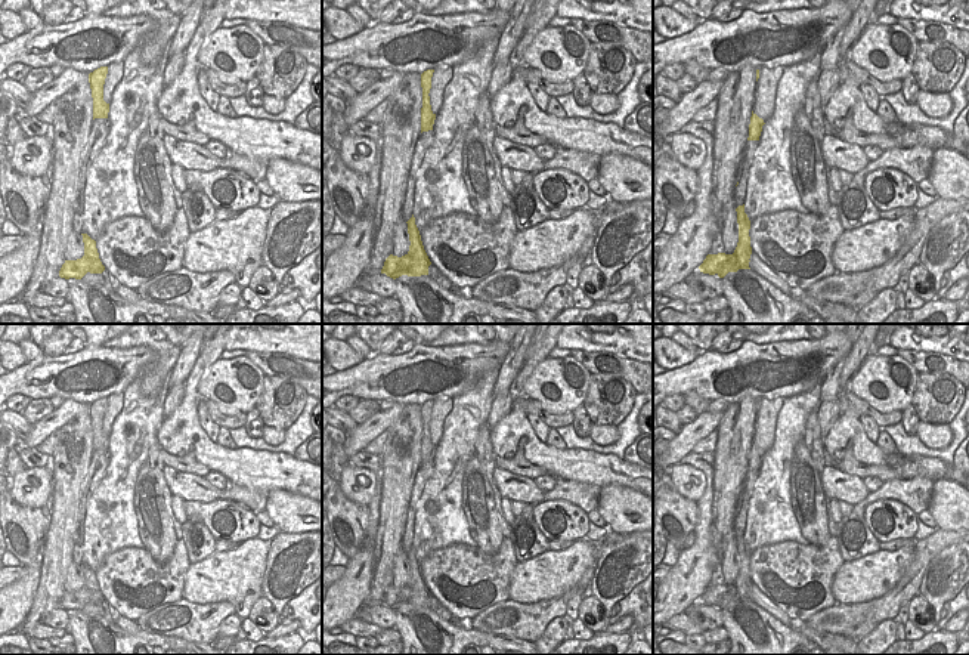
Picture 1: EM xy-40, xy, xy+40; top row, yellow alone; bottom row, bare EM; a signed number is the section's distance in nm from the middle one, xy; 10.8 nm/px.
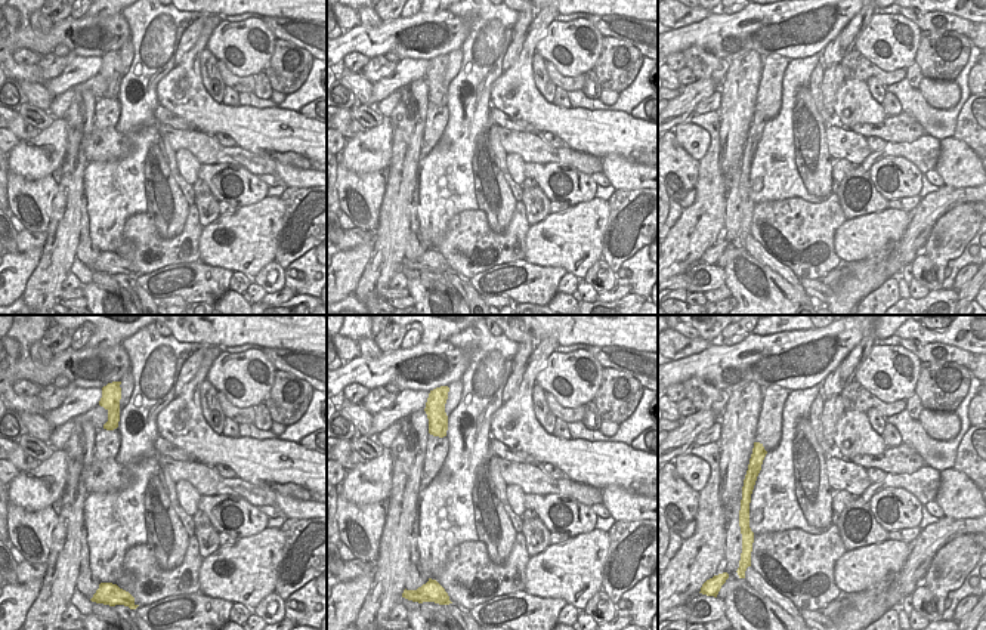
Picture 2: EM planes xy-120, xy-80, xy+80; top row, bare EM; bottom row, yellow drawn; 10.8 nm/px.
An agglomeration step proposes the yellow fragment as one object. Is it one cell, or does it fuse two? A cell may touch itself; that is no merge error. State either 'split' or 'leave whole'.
split

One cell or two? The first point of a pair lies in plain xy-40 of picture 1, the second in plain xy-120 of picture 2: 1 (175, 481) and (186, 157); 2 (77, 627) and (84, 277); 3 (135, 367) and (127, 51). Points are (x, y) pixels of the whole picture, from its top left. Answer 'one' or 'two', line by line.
1: two
2: two
3: two

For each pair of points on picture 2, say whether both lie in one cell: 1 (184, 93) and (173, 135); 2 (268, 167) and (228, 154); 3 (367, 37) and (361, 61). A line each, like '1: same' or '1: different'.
1: different
2: same
3: different

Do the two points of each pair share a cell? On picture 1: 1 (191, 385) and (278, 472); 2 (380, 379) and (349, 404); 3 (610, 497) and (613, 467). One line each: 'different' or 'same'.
1: same
2: different
3: different

